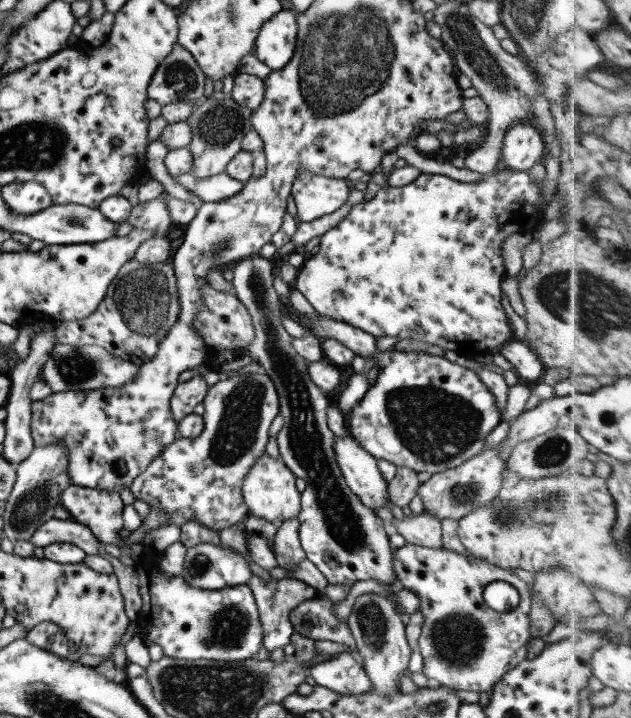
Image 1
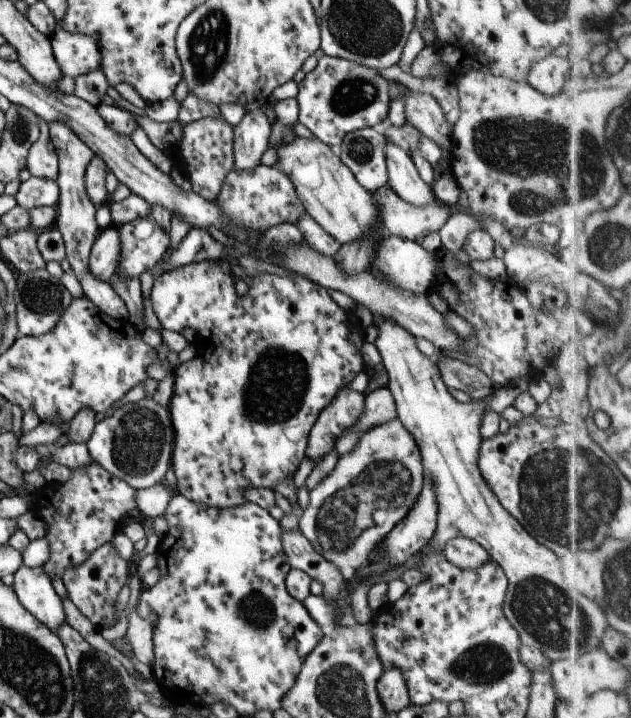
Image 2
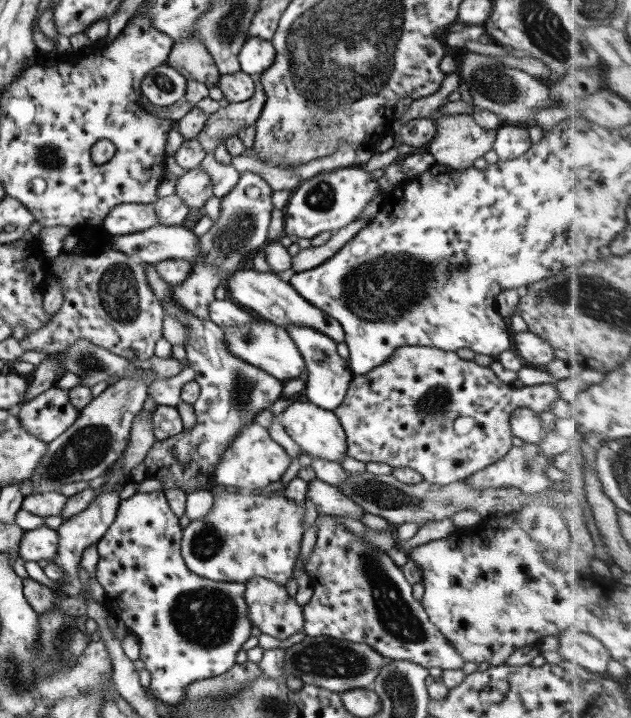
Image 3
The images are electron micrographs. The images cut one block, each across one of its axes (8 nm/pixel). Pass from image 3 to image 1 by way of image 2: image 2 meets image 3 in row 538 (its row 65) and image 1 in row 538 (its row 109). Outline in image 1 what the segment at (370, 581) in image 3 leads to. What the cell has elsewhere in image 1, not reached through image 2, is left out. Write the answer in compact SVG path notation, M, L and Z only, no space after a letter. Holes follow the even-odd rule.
M257 255L241 258L231 266L233 278L232 288L235 290L237 300L251 315L253 325L253 340L247 350L251 360L259 364L273 383L278 396L278 412L283 417L283 425L276 434L276 443L283 464L296 476L305 481L305 490L300 494L300 512L297 514L299 522L298 540L305 559L309 560L327 580L327 585L352 586L359 580L373 580L383 586L391 586L393 591L386 593L399 614L399 618L406 622L407 615L397 601L396 591L402 588L401 582L395 578L392 566L392 549L389 547L388 538L382 528L382 521L372 513L372 510L363 506L359 498L349 491L341 476L340 468L335 462L333 454L334 435L329 431L326 423L326 408L330 404L326 394L309 380L307 374L307 361L291 346L291 336L281 324L280 298L272 288L273 274L270 262Z

